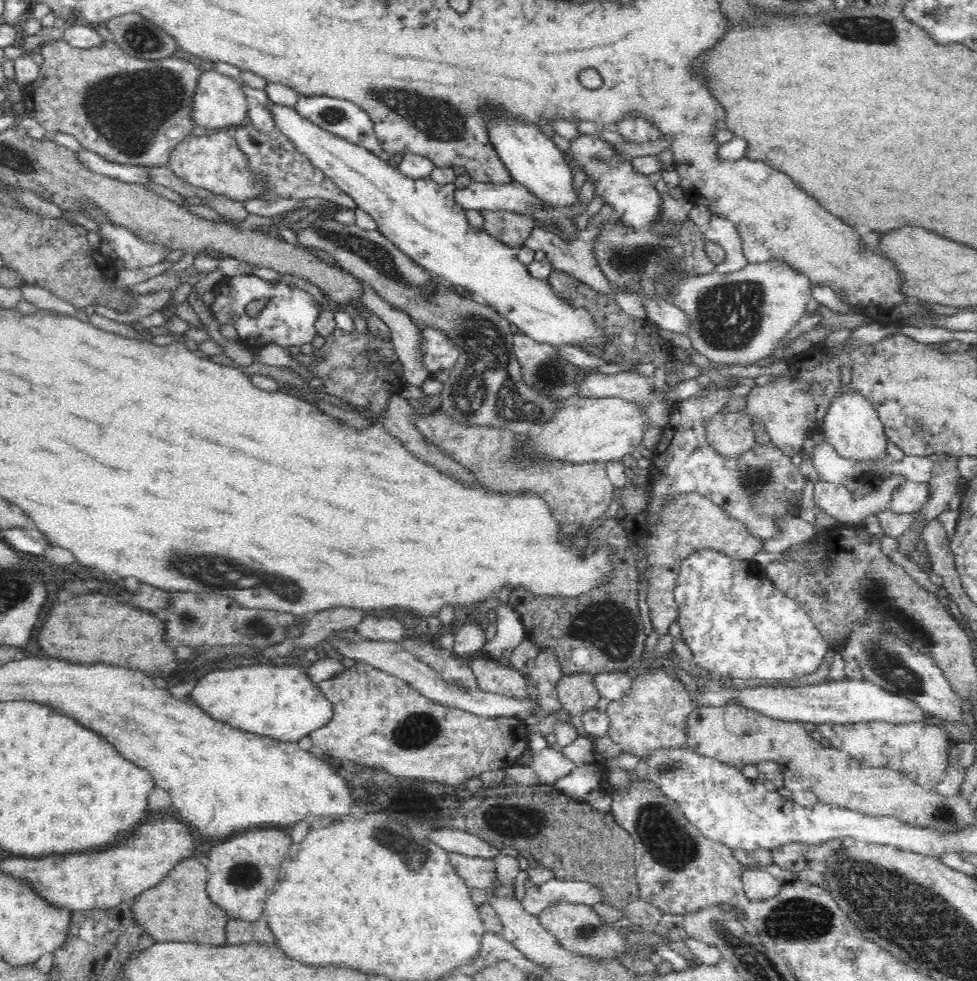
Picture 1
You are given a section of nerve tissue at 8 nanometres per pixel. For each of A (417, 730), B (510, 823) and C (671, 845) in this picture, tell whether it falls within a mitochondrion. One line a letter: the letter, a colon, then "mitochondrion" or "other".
A: mitochondrion
B: mitochondrion
C: mitochondrion

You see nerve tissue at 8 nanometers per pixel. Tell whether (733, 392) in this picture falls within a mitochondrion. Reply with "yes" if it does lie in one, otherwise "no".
no

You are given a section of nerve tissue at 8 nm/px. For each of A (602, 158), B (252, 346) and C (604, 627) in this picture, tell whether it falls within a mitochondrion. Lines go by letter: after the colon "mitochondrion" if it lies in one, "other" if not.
A: mitochondrion
B: other
C: mitochondrion

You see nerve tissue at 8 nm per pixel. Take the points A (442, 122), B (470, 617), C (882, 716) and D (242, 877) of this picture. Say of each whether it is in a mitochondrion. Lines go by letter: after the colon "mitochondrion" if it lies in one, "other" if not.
A: mitochondrion
B: other
C: other
D: mitochondrion

